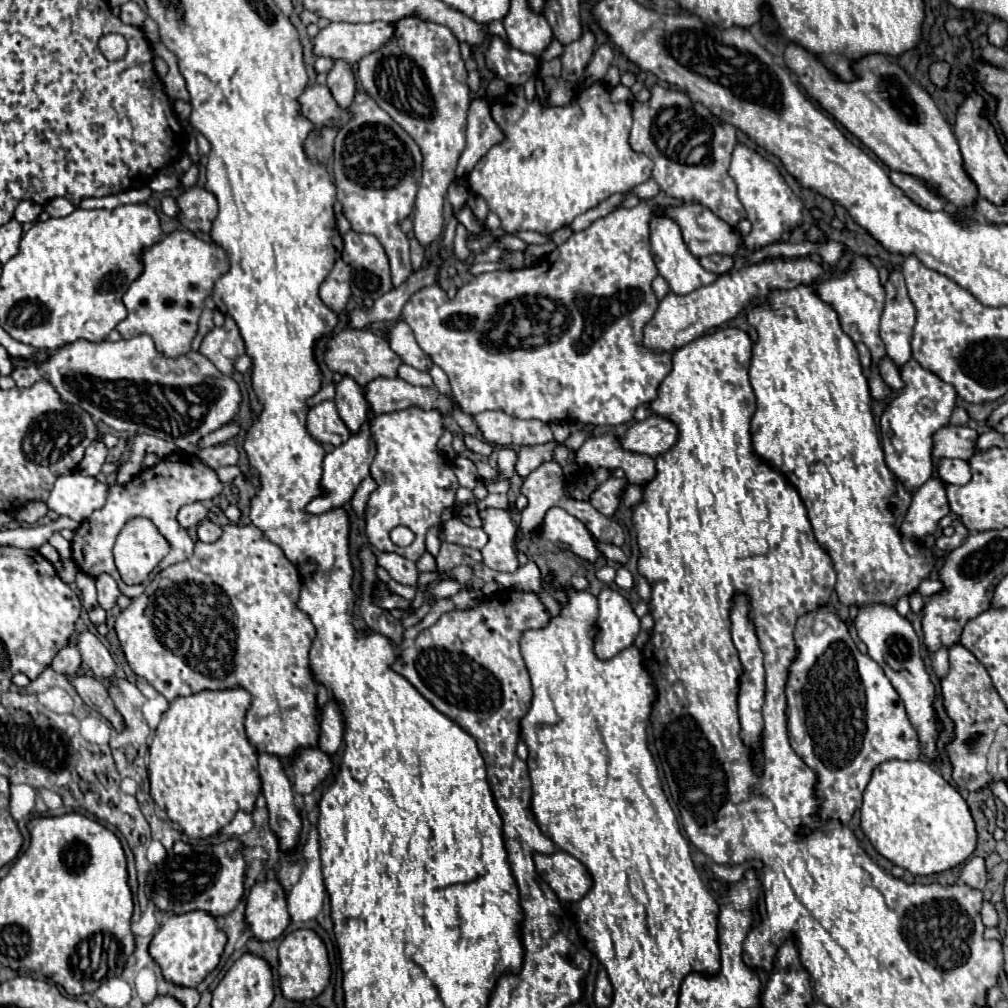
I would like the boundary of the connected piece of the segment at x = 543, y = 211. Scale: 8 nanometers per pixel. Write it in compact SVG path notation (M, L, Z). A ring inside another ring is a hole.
M594 84L588 90L578 90L566 108L540 108L538 100L526 100L522 86L512 86L508 100L492 102L492 118L504 130L506 140L492 146L486 156L480 158L468 176L468 186L474 194L482 196L488 208L502 220L506 234L534 230L548 236L570 226L576 216L598 206L612 194L624 194L652 176L652 160L642 152L634 152L628 142L632 128L630 102L612 104L608 96L604 86Z

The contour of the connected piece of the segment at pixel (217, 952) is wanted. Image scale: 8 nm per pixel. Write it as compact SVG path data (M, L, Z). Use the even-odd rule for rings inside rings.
M194 910L178 916L174 914L168 916L168 920L158 928L150 944L150 956L160 964L162 974L168 978L168 982L176 982L180 986L196 986L218 966L226 940L228 936L218 924L216 916L204 910Z

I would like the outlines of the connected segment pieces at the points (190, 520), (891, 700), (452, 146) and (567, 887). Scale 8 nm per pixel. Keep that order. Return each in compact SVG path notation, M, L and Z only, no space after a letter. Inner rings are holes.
M192 502L192 504L186 504L180 508L178 512L178 522L184 526L184 528L190 528L190 526L196 526L200 524L204 518L208 516L208 510L202 502Z
M804 614L796 622L796 646L798 660L790 668L790 678L786 684L788 698L788 728L794 752L812 768L818 776L816 794L822 798L820 816L824 820L838 818L844 824L850 824L856 810L860 810L862 794L866 784L872 778L872 772L878 764L888 760L918 760L920 758L920 742L918 734L908 722L908 714L894 686L888 682L884 670L878 662L874 662L868 654L862 654L854 640L818 640L812 632L814 614ZM796 722L804 728L802 742L796 742Z
M404 18L394 24L396 26L396 38L388 42L382 50L368 54L358 64L358 78L366 92L376 100L376 104L392 116L394 122L398 122L410 138L418 144L424 162L422 162L422 180L420 190L416 196L416 210L414 210L414 236L422 246L428 246L436 242L442 234L442 204L446 190L450 182L454 180L454 170L458 164L458 158L464 150L466 138L466 114L470 106L470 88L466 84L468 70L460 58L460 46L454 34L440 24L422 22L418 18Z
M556 852L552 856L536 854L534 864L542 880L560 900L578 902L592 888L592 876L588 874L586 866L568 852Z

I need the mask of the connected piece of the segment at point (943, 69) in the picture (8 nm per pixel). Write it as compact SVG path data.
M934 62L930 66L930 80L938 86L944 88L948 82L948 74L950 74L950 66L946 62Z

